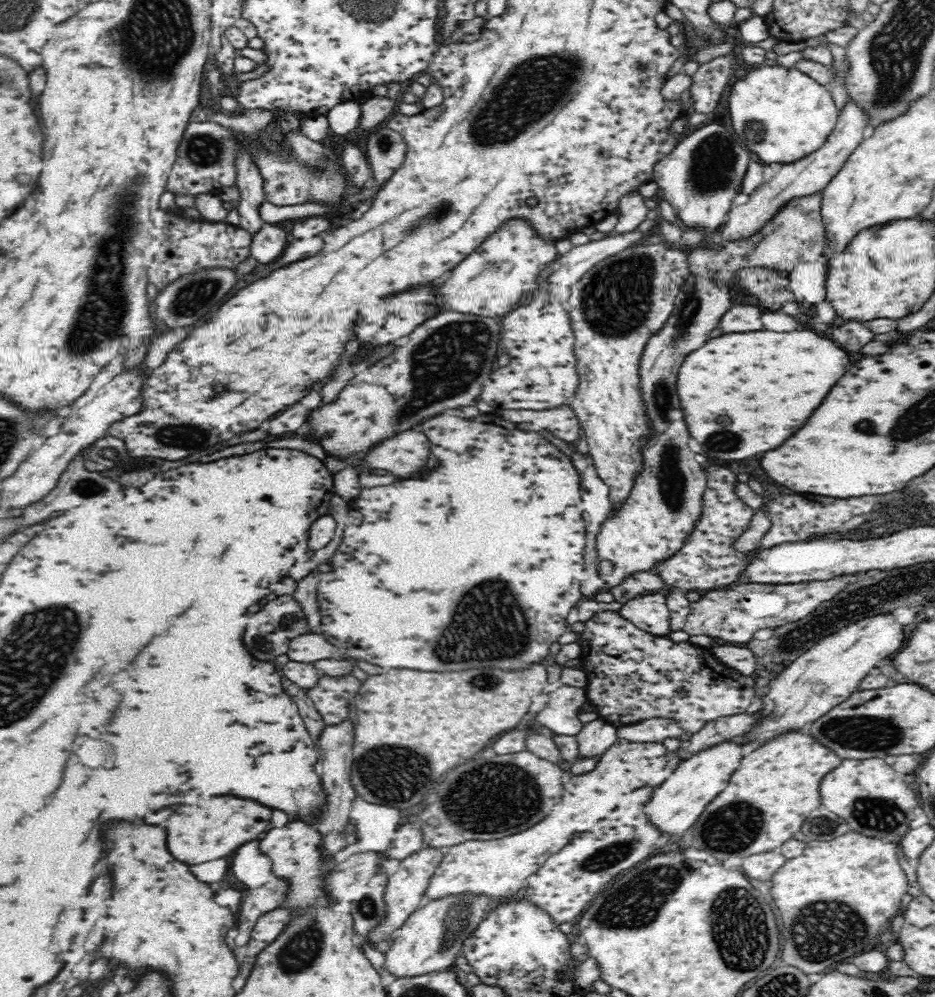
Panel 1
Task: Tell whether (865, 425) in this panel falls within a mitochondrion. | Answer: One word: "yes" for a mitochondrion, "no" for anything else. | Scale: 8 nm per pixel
yes

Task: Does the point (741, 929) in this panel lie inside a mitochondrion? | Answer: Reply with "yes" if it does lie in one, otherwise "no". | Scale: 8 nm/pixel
yes

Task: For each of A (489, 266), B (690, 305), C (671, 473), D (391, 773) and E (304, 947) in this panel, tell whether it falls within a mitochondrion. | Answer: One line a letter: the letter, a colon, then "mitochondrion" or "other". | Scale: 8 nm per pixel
A: mitochondrion
B: mitochondrion
C: mitochondrion
D: mitochondrion
E: mitochondrion

